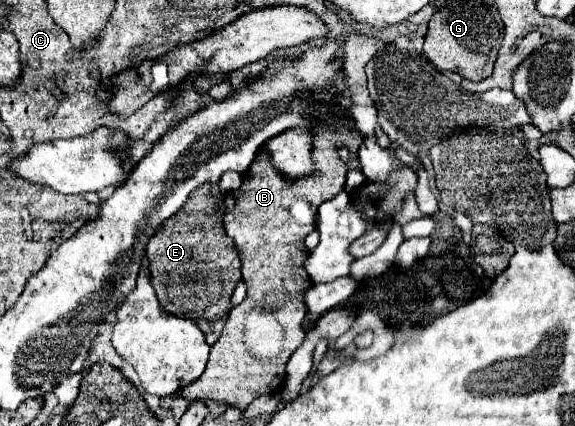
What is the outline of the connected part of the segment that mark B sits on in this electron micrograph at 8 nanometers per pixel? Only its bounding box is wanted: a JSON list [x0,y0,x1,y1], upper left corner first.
[181,98,365,408]

